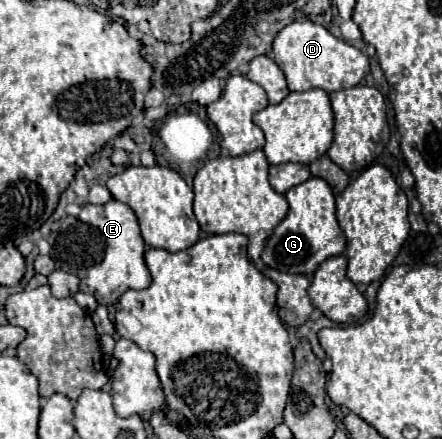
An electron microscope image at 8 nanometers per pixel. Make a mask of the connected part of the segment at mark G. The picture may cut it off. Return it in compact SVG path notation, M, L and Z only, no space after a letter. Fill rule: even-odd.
M312 176L304 184L290 188L286 192L286 200L290 204L290 210L268 238L262 252L262 262L280 272L314 274L324 260L346 250L346 236L336 220L336 198L326 180Z

